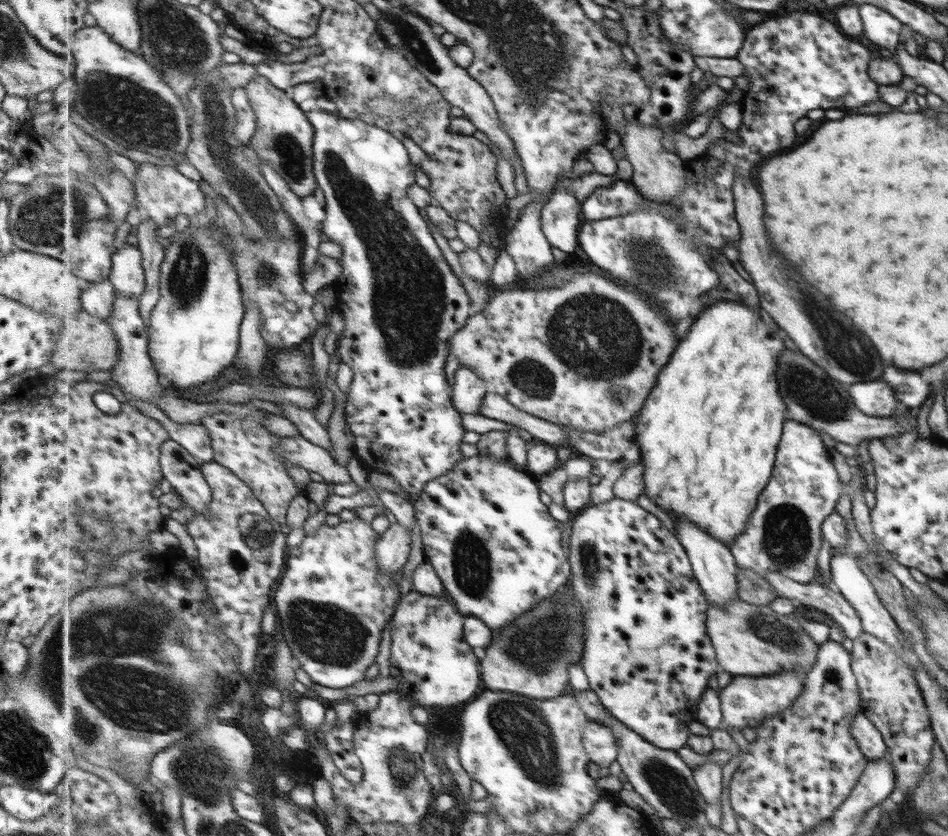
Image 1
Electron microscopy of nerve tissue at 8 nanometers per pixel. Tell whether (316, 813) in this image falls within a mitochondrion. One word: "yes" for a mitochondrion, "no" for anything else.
no

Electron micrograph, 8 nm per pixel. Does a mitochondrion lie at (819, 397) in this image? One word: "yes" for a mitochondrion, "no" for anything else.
yes

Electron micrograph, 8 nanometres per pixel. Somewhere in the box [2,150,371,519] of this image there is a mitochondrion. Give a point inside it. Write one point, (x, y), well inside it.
(49, 223)

